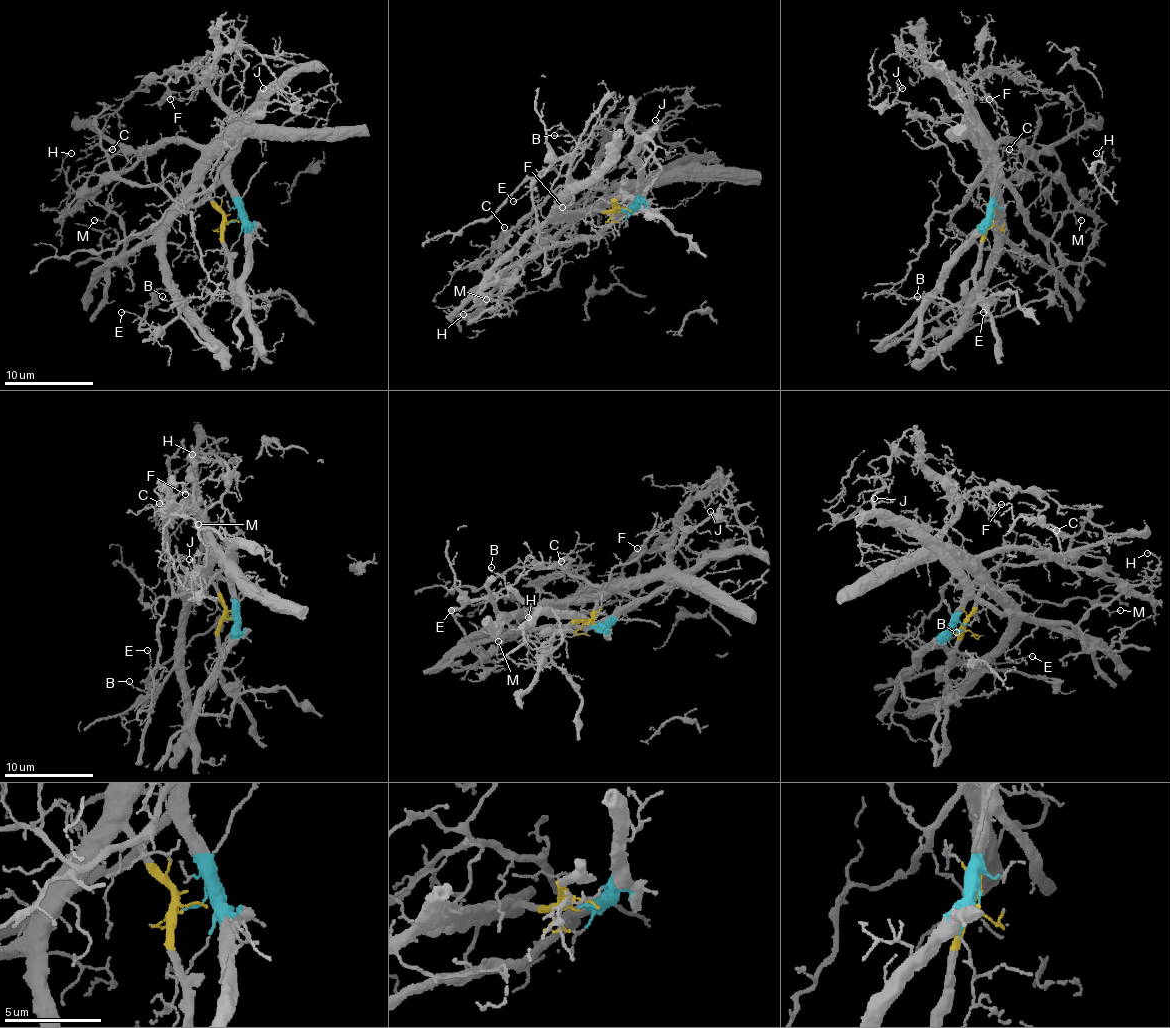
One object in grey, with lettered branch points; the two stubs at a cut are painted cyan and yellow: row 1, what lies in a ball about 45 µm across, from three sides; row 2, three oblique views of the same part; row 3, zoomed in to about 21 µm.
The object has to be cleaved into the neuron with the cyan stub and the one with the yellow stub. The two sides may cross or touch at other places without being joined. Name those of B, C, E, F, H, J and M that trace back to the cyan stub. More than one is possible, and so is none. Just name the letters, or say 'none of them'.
C, H, M

